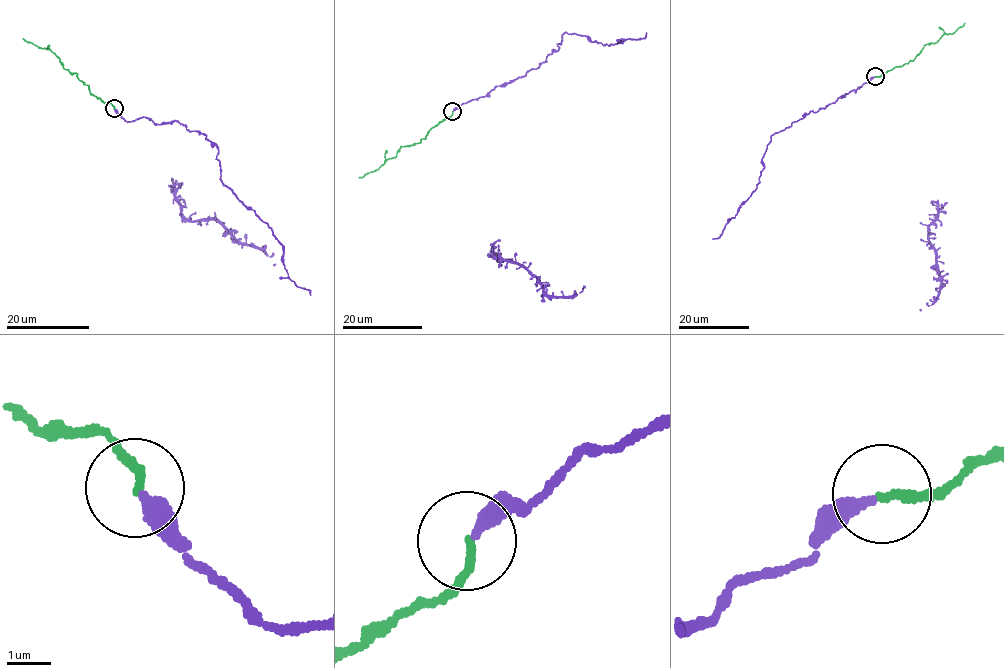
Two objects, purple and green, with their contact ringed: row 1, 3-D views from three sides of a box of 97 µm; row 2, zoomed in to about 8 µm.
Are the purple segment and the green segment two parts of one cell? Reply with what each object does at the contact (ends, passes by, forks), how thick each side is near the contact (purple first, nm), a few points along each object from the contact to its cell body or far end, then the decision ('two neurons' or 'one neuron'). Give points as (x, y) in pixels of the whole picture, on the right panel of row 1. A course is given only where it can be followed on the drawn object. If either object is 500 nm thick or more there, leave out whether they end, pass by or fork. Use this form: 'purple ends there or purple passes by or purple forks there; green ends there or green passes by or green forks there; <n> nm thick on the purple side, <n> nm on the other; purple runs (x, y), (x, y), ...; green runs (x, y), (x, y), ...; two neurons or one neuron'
purple ends there; green ends there; 340 nm thick on the purple side, 170 nm on the other; purple runs (875, 76), (771, 137), (759, 183), (720, 237), (712, 239); green runs (875, 76), (903, 66), (914, 59), (924, 45), (953, 33), (965, 22); one neuron

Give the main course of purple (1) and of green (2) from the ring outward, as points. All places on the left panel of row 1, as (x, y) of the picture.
1: (114, 108), (126, 121), (178, 122), (215, 144), (224, 185), (267, 223), (282, 246), (288, 275), (310, 295)
2: (114, 108), (110, 103), (92, 94), (75, 73), (63, 68), (53, 53), (22, 38)

